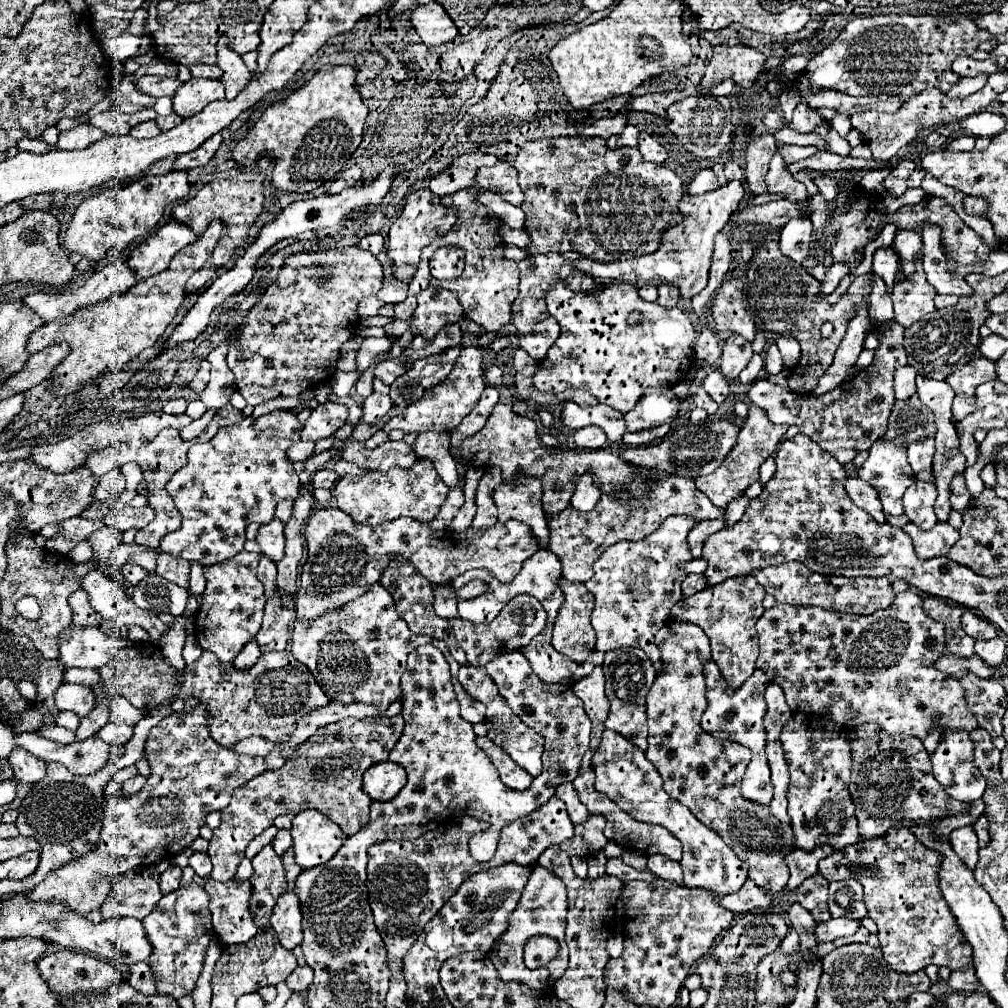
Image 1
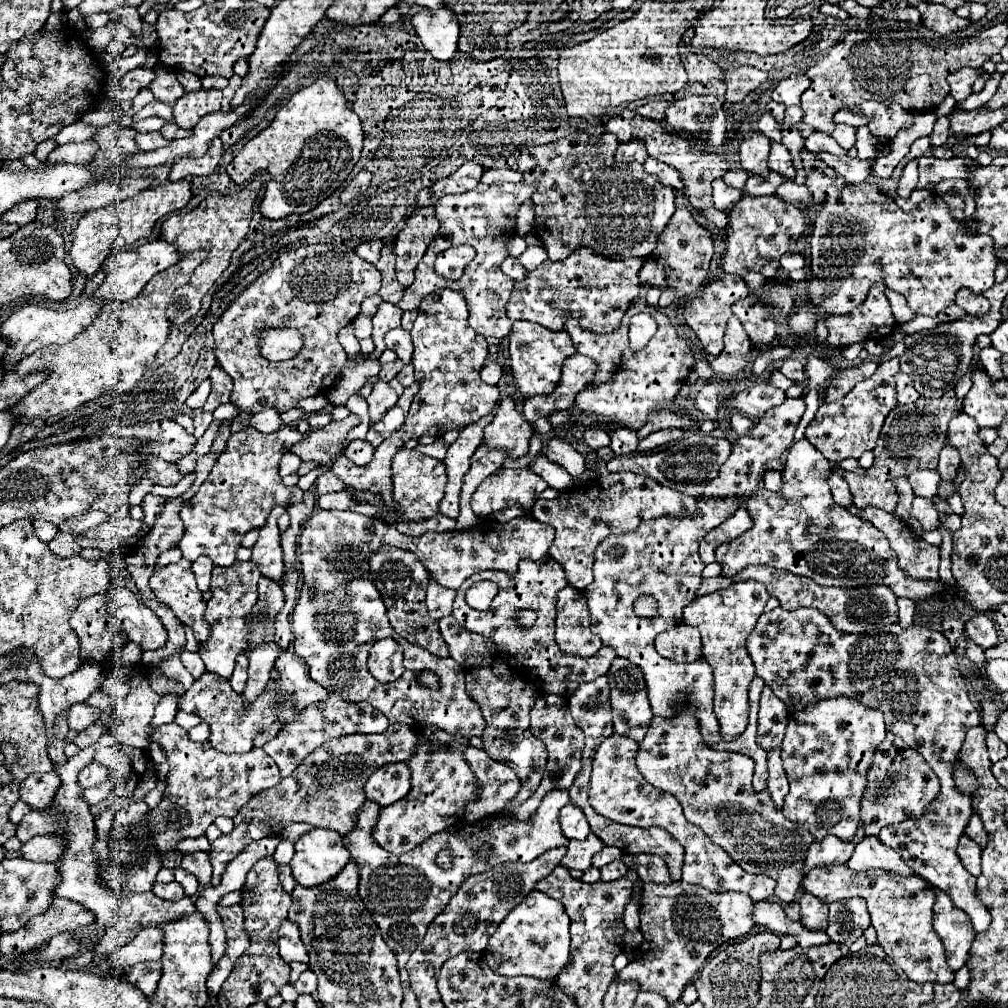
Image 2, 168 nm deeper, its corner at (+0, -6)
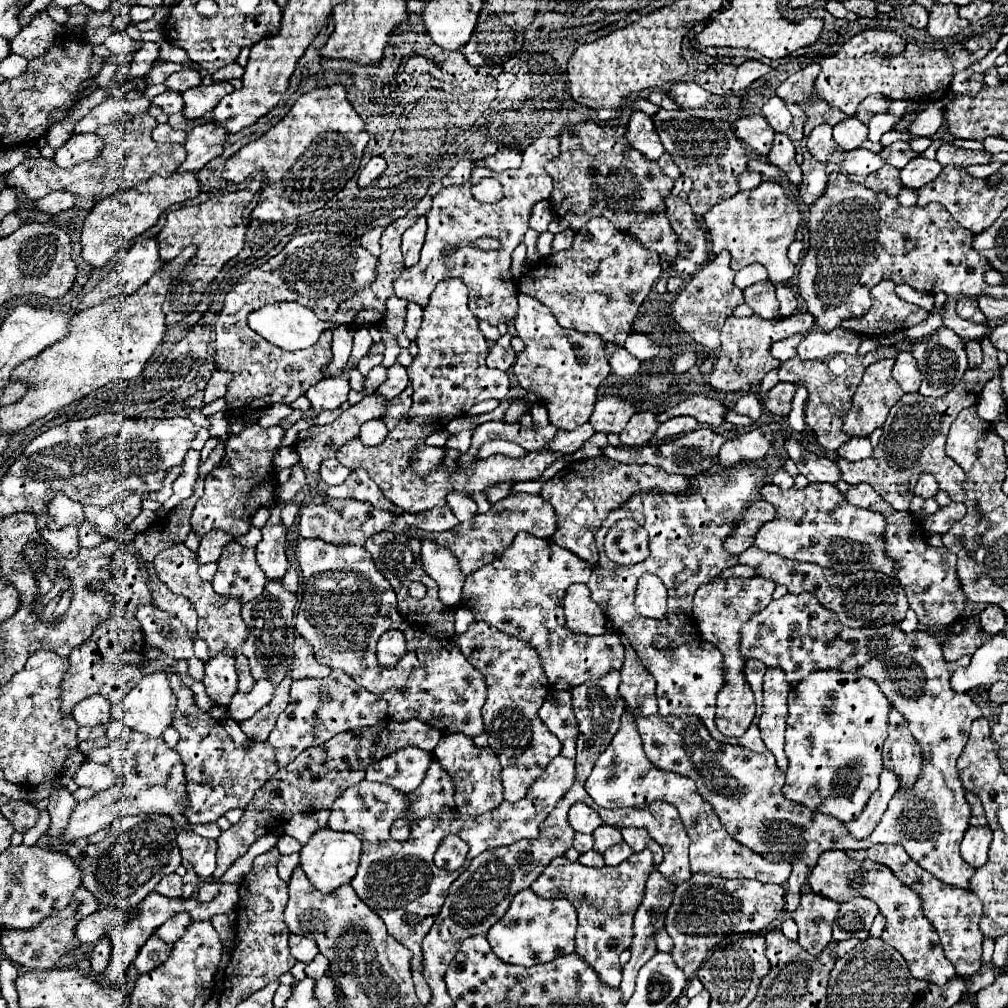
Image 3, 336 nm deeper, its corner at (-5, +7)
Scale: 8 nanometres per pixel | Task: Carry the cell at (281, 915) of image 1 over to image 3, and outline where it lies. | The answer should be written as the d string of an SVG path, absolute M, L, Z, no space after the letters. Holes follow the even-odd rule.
M290 934L290 952L296 960L310 964L314 960L314 956L318 954L318 946L310 936L298 936L298 934Z

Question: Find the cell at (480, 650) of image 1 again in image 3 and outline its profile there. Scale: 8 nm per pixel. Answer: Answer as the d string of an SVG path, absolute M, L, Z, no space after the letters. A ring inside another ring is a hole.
M464 606L456 608L456 610L454 610L454 630L456 630L456 636L464 634L474 620L476 620L476 618L474 618L472 610L468 610L468 608L464 608Z

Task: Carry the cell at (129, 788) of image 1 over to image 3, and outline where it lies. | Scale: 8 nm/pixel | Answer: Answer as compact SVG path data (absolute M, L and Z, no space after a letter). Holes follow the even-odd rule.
M166 814L120 816L112 822L110 834L102 842L88 844L84 848L66 844L62 852L68 854L82 870L82 884L102 906L110 908L136 906L166 874L176 872L182 864L176 844L176 830L172 826L172 818Z

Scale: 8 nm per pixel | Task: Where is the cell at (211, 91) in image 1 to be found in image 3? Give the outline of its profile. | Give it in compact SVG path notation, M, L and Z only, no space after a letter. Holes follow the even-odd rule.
M212 82L208 86L200 84L196 88L190 88L186 92L182 92L182 98L184 98L184 110L182 114L190 120L194 118L202 118L206 112L214 110L216 104L226 96L230 94L234 88L230 82Z

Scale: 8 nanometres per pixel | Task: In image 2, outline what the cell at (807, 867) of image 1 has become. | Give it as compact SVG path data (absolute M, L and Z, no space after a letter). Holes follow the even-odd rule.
M859 827L851 841L837 839L835 835L827 835L825 839L815 841L809 847L809 855L807 855L807 861L805 861L805 871L813 869L813 867L829 867L829 865L847 863L853 855L855 845L861 839L865 839L865 827Z

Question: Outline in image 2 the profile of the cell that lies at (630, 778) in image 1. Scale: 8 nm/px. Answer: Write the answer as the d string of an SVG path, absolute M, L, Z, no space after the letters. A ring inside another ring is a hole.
M613 733L607 737L593 759L593 773L589 781L589 803L591 807L617 823L633 825L633 827L661 827L669 831L683 847L685 847L685 863L683 863L683 881L701 885L709 891L739 891L749 895L753 901L765 901L775 895L775 881L767 875L749 875L743 871L719 845L715 845L699 827L691 825L679 801L669 795L661 793L657 787L647 783L643 775L637 771L635 755L637 755L637 741Z

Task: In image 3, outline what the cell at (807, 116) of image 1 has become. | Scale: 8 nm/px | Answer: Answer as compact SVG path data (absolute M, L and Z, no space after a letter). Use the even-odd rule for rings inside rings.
M992 28L982 36L968 38L964 50L950 54L948 50L924 52L918 44L908 42L890 30L862 30L842 44L836 54L820 58L820 74L814 82L814 96L824 100L828 106L842 110L846 116L854 116L856 106L870 94L882 94L890 100L932 104L946 96L954 72L980 62L996 46L998 38L1000 28Z

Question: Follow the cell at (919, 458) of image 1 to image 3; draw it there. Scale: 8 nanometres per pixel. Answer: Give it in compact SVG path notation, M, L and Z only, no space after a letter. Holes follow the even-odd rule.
M922 474L920 480L916 482L914 492L922 494L922 498L932 498L938 492L938 482L936 482L934 474Z

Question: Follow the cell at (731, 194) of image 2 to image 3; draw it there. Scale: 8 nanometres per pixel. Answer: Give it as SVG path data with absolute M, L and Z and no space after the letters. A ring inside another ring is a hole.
M742 172L738 176L738 182L740 182L740 190L746 190L746 188L754 188L756 184L760 184L762 176L758 172Z

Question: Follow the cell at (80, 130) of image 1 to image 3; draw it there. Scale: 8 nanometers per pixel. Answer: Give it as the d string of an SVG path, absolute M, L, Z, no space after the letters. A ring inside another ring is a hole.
M74 134L62 148L56 150L54 162L60 168L68 168L86 160L94 160L100 154L102 146L104 142L98 134Z

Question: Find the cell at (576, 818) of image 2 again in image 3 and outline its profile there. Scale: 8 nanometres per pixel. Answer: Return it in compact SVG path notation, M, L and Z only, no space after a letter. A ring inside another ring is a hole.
M576 802L570 808L568 820L576 832L584 832L584 834L592 834L598 826L602 826L602 818L582 802Z

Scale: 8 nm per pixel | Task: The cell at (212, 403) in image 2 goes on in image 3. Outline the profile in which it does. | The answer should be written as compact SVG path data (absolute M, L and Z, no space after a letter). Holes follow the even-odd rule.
M216 368L214 374L212 374L212 378L208 380L206 394L204 394L204 404L210 404L210 402L214 402L216 398L222 398L222 396L226 394L230 382L232 382L232 374Z

